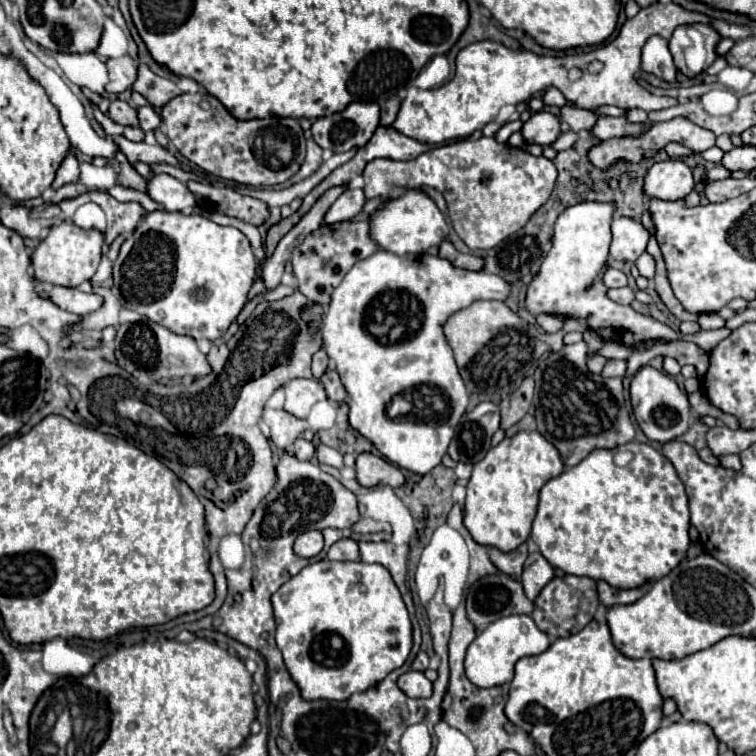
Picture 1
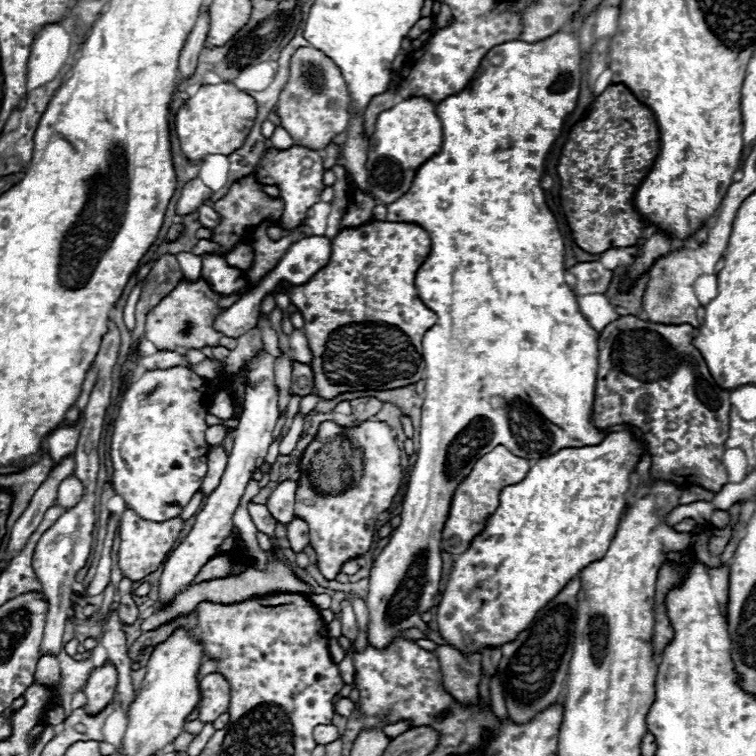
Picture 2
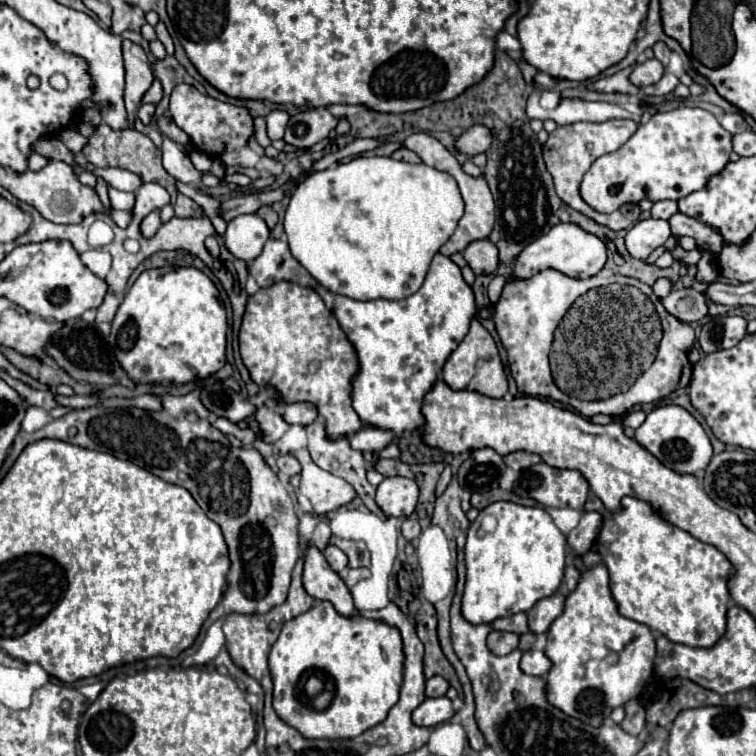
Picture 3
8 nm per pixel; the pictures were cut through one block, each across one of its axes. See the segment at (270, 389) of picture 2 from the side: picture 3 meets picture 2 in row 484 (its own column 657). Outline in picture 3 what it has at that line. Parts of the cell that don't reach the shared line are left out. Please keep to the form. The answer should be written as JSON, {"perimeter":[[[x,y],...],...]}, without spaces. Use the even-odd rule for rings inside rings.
{"perimeter":[[[644,218],[636,222],[626,234],[626,248],[634,258],[646,260],[654,248],[662,246],[672,236],[668,220]]]}

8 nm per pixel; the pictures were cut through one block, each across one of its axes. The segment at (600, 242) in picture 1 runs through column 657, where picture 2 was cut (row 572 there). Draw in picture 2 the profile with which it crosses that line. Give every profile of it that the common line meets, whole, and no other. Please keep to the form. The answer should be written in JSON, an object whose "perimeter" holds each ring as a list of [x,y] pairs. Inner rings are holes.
{"perimeter":[[[375,417],[362,422],[362,424],[341,430],[332,421],[325,421],[320,425],[316,441],[311,442],[301,456],[300,468],[309,464],[316,452],[329,445],[341,433],[346,436],[354,435],[353,446],[363,455],[362,476],[360,480],[344,492],[344,496],[316,496],[314,483],[307,474],[303,474],[297,481],[296,506],[294,516],[302,518],[310,528],[310,546],[316,552],[316,566],[326,580],[334,580],[340,574],[340,568],[350,558],[362,556],[368,552],[374,536],[376,536],[376,522],[382,512],[386,512],[402,484],[402,466],[400,466],[400,446],[394,430],[380,422]]]}

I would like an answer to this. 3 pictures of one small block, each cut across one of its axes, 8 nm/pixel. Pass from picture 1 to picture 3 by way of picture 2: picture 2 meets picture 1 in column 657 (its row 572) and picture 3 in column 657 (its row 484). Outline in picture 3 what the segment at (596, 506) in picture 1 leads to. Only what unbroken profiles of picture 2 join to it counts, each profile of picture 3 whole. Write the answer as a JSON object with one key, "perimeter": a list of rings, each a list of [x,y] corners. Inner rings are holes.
{"perimeter":[[[632,496],[622,498],[620,512],[602,512],[602,526],[598,536],[600,544],[596,538],[592,550],[602,556],[602,562],[610,572],[610,590],[614,600],[618,602],[620,614],[642,622],[652,630],[660,630],[668,640],[678,644],[710,648],[718,642],[718,638],[726,630],[726,608],[730,604],[726,582],[734,570],[716,546],[696,540],[686,530],[662,518],[662,514],[654,510],[652,504]]]}

